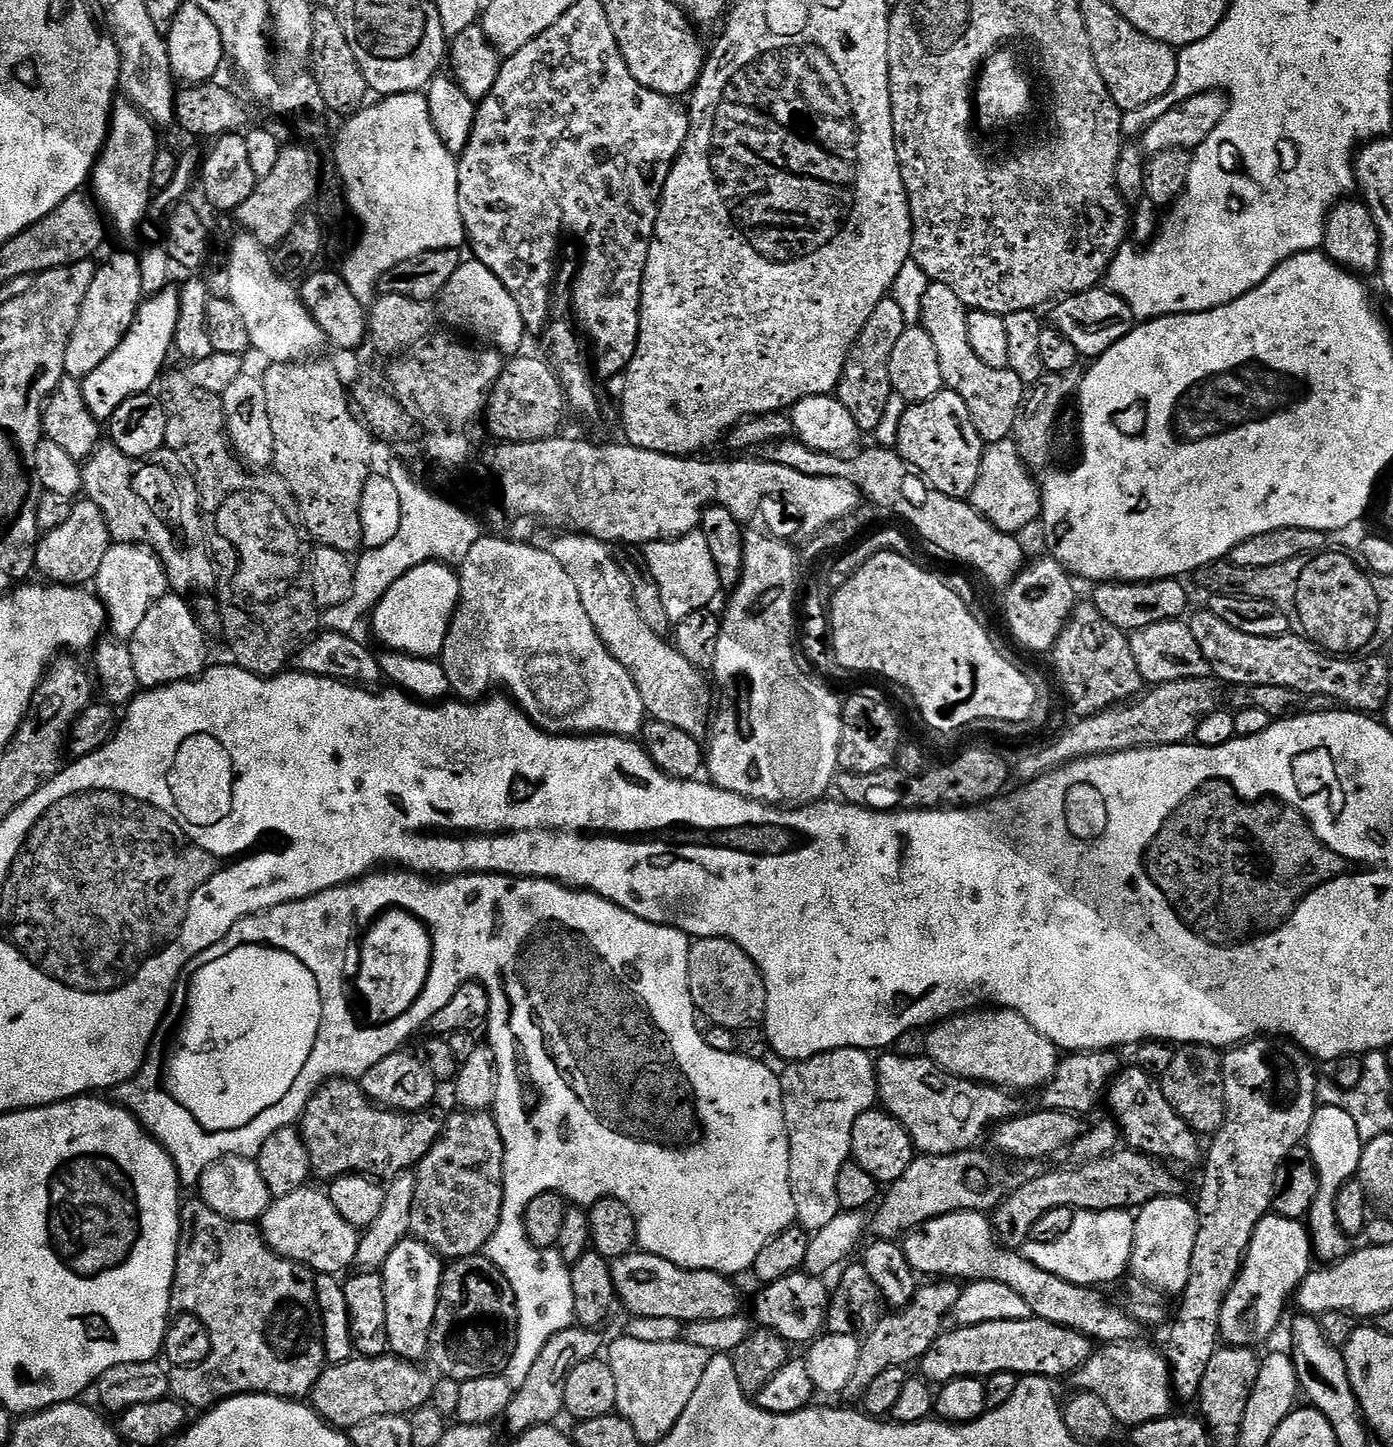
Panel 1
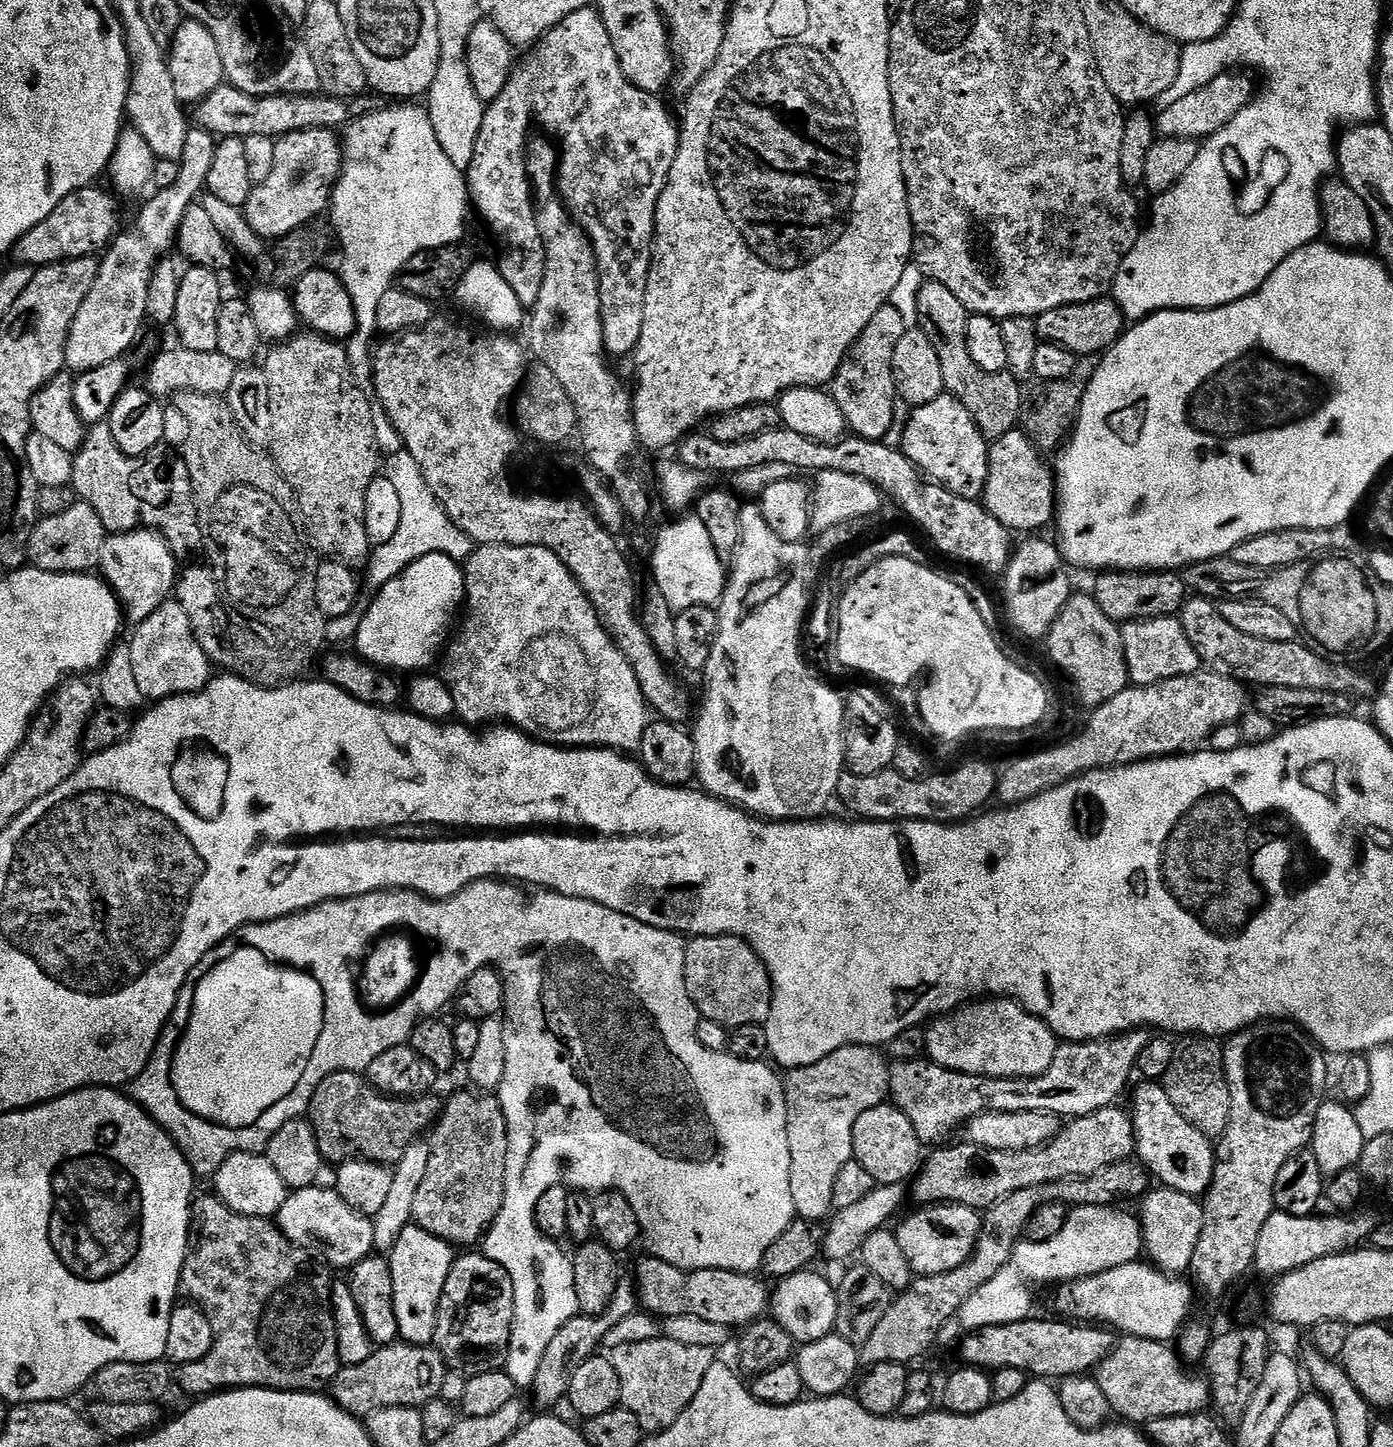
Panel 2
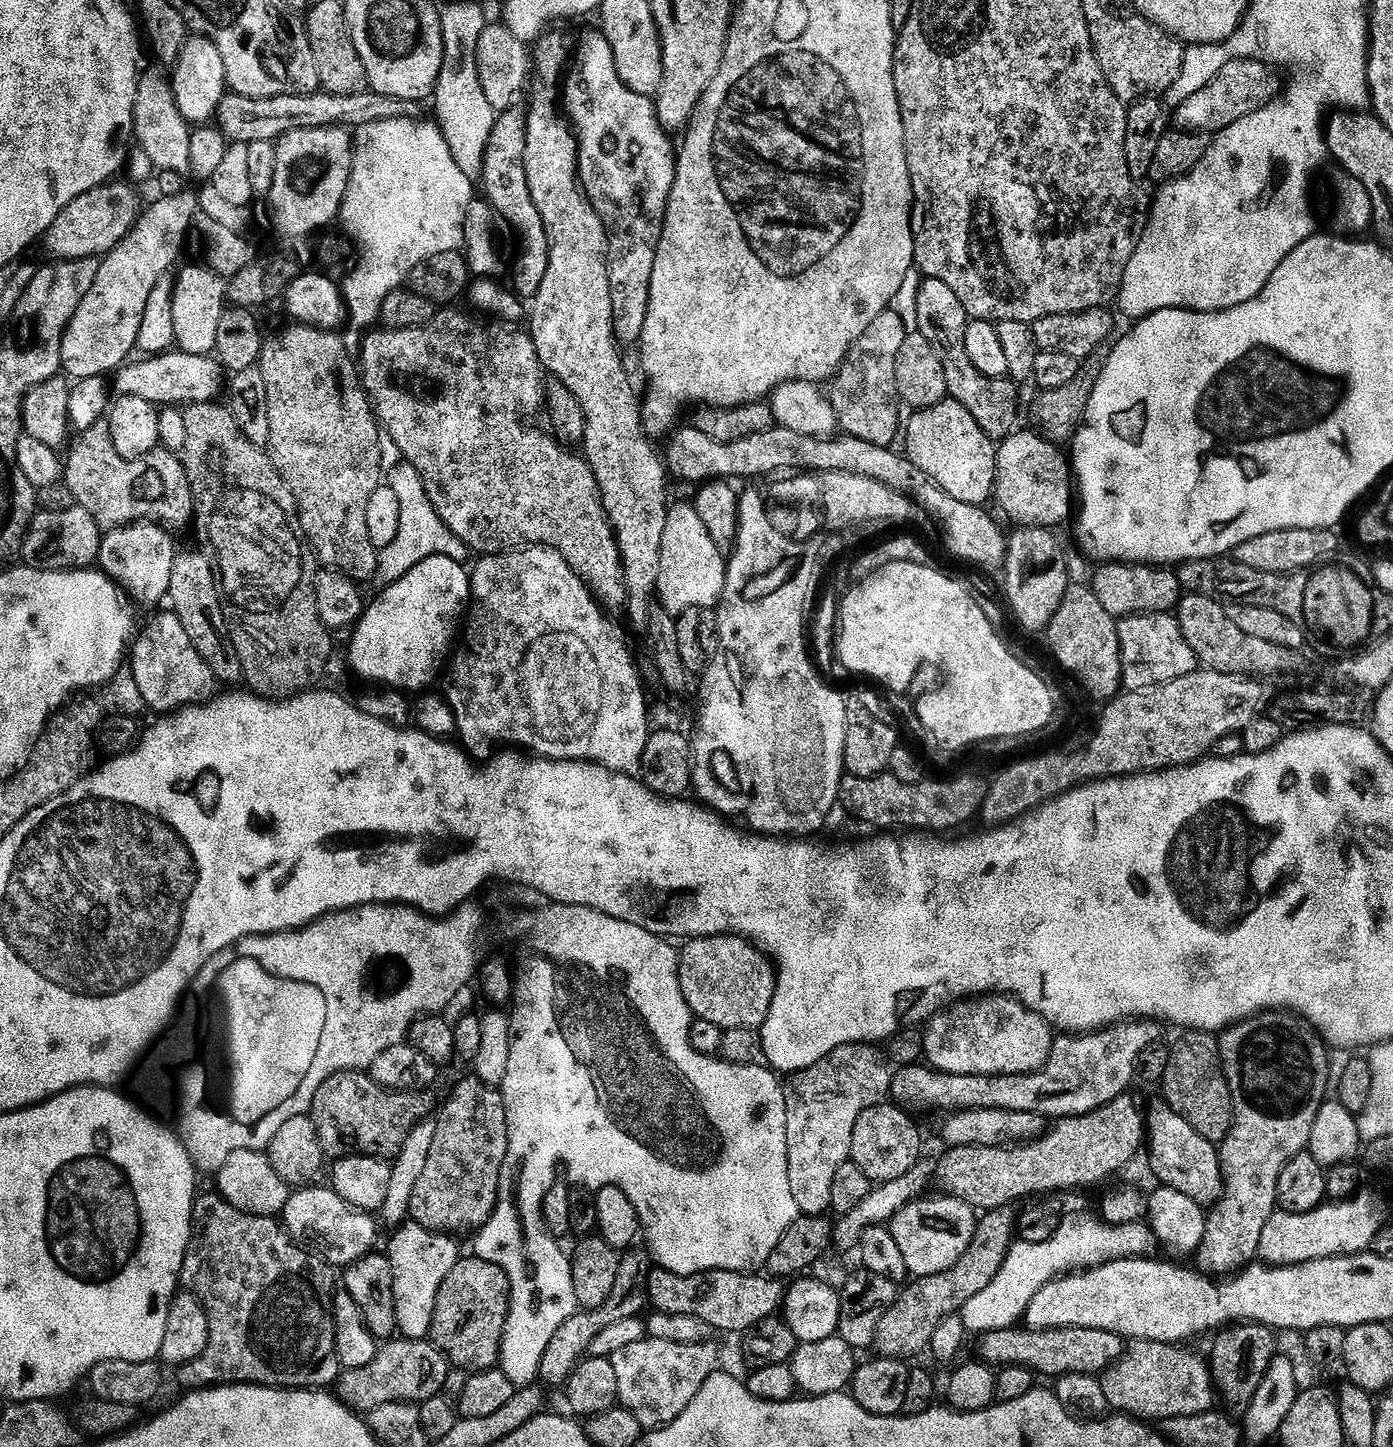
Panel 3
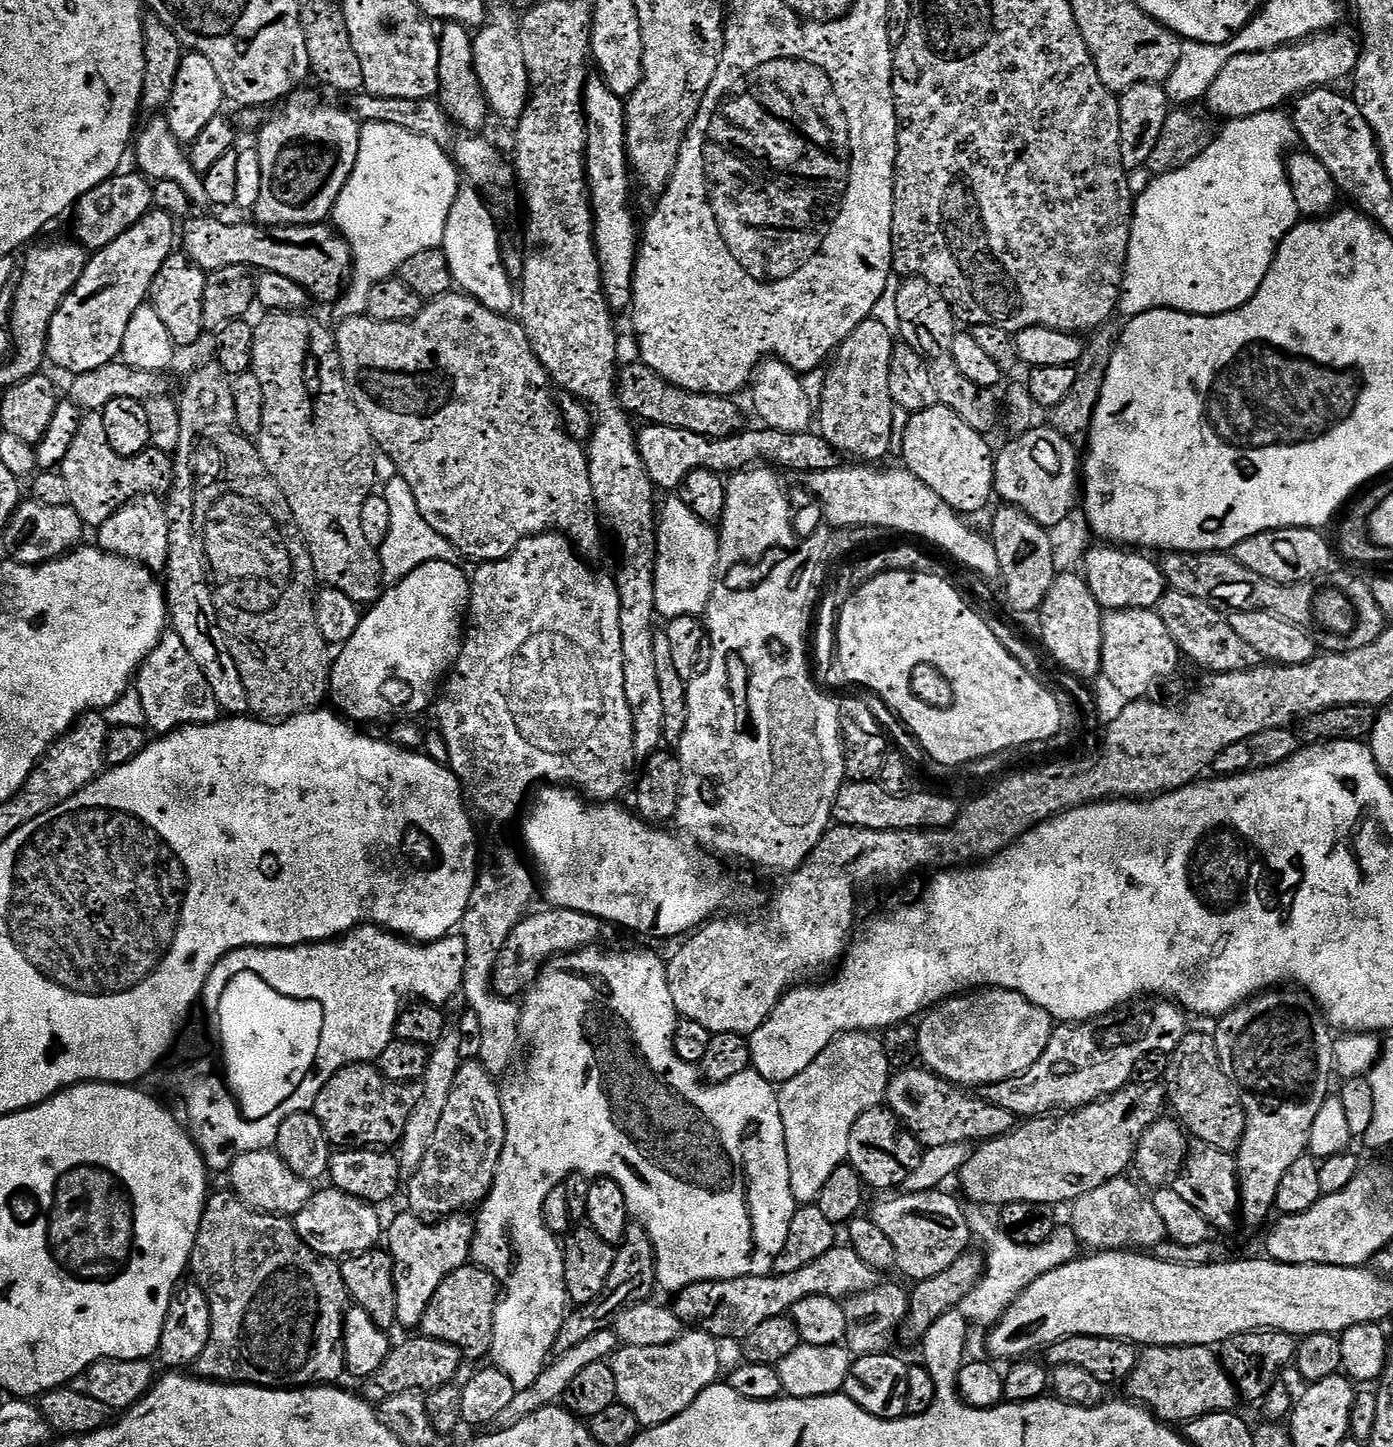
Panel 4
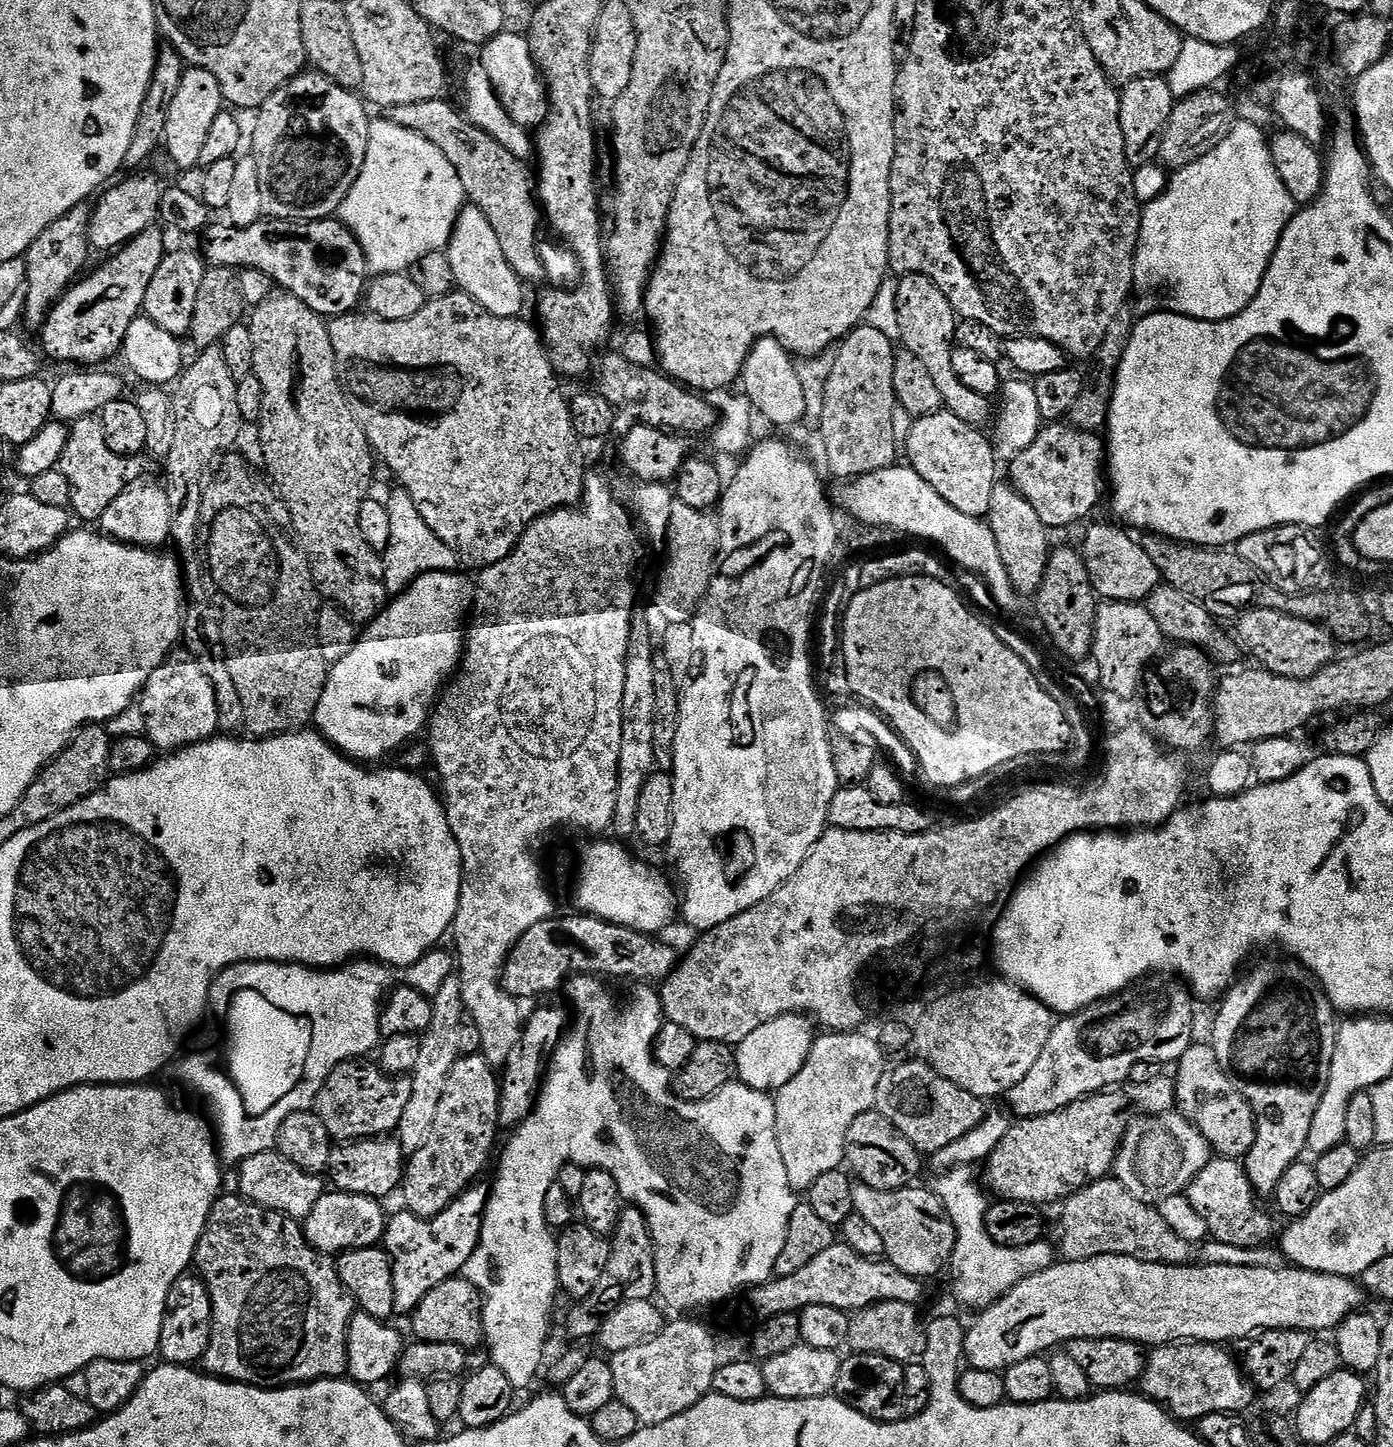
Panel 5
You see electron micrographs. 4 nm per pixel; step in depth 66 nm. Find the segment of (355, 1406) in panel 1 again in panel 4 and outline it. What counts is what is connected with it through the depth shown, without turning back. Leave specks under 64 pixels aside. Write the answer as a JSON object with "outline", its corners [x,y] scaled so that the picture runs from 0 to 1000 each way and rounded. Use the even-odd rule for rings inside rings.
{"outline":[[[307,925],[293,926],[281,932],[274,943],[268,951],[261,954],[261,967],[265,969],[272,969],[277,966],[283,966],[283,963],[289,962],[301,962],[307,963],[312,959],[317,959],[318,956],[325,956],[328,952],[327,947],[330,945],[332,935],[320,927],[314,927]]]}

